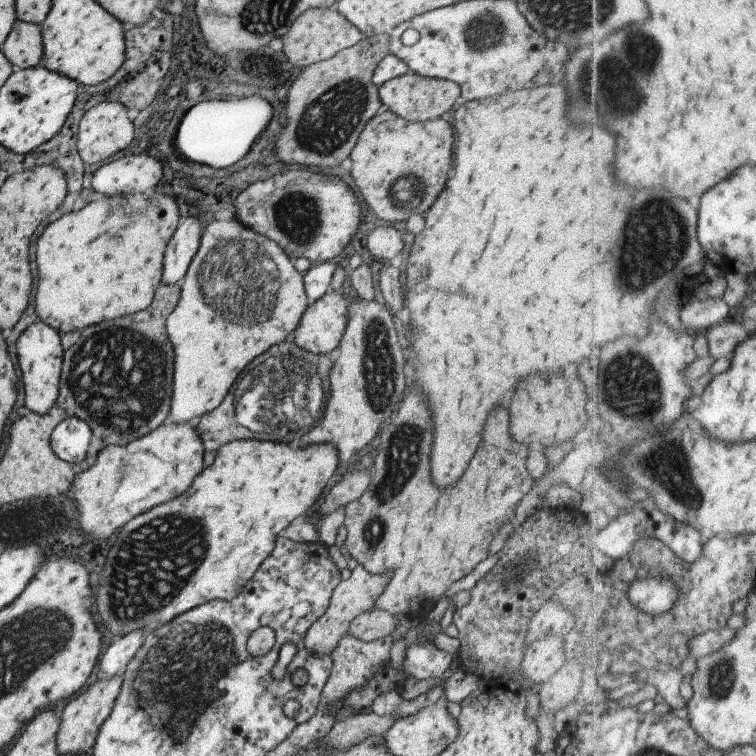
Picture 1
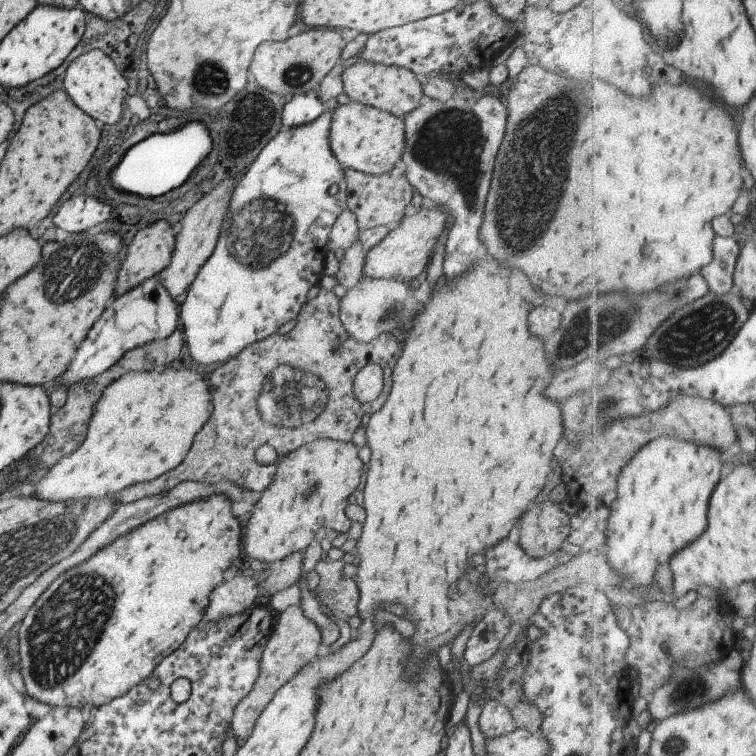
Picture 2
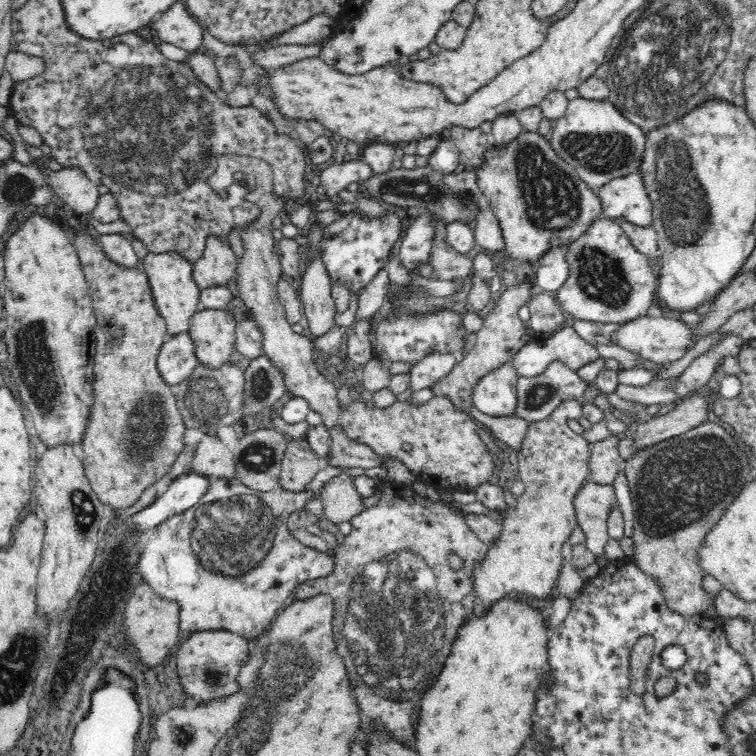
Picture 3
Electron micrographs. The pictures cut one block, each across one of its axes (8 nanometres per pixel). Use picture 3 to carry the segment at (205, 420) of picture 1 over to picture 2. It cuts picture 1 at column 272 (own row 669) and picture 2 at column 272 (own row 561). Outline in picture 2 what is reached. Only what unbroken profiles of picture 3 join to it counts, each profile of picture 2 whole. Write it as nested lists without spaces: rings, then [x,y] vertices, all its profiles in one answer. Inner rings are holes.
[[[323,287],[312,300],[302,305],[296,318],[295,327],[288,334],[272,334],[248,344],[236,358],[228,360],[208,376],[210,394],[214,398],[214,412],[210,420],[196,434],[188,456],[176,468],[169,470],[144,483],[136,483],[120,491],[120,503],[136,502],[144,497],[164,494],[172,490],[182,481],[204,482],[211,485],[221,480],[232,482],[244,489],[263,492],[272,484],[278,462],[305,444],[318,439],[328,439],[350,442],[356,429],[362,424],[364,414],[374,414],[382,408],[388,398],[392,386],[392,370],[400,358],[400,346],[397,337],[392,332],[382,332],[372,342],[358,342],[346,332],[340,318],[340,299],[330,290]],[[374,363],[382,368],[384,373],[383,390],[376,400],[369,403],[358,402],[354,398],[352,388],[354,378],[366,364]],[[264,444],[269,444],[276,450],[278,460],[273,464],[260,465],[255,461],[254,452]]]

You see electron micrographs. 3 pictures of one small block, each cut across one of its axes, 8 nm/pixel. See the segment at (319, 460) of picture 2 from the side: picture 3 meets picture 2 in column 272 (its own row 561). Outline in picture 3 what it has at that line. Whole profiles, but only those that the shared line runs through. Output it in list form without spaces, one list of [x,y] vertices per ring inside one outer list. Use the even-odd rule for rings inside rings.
[[[568,400],[544,420],[528,425],[517,456],[517,478],[526,488],[516,497],[514,508],[496,514],[502,523],[499,537],[489,546],[486,556],[475,564],[471,576],[475,598],[486,609],[514,594],[545,598],[558,580],[564,564],[562,545],[578,525],[573,502],[588,478],[590,443],[573,424],[577,419],[582,420],[582,409],[583,403]]]

